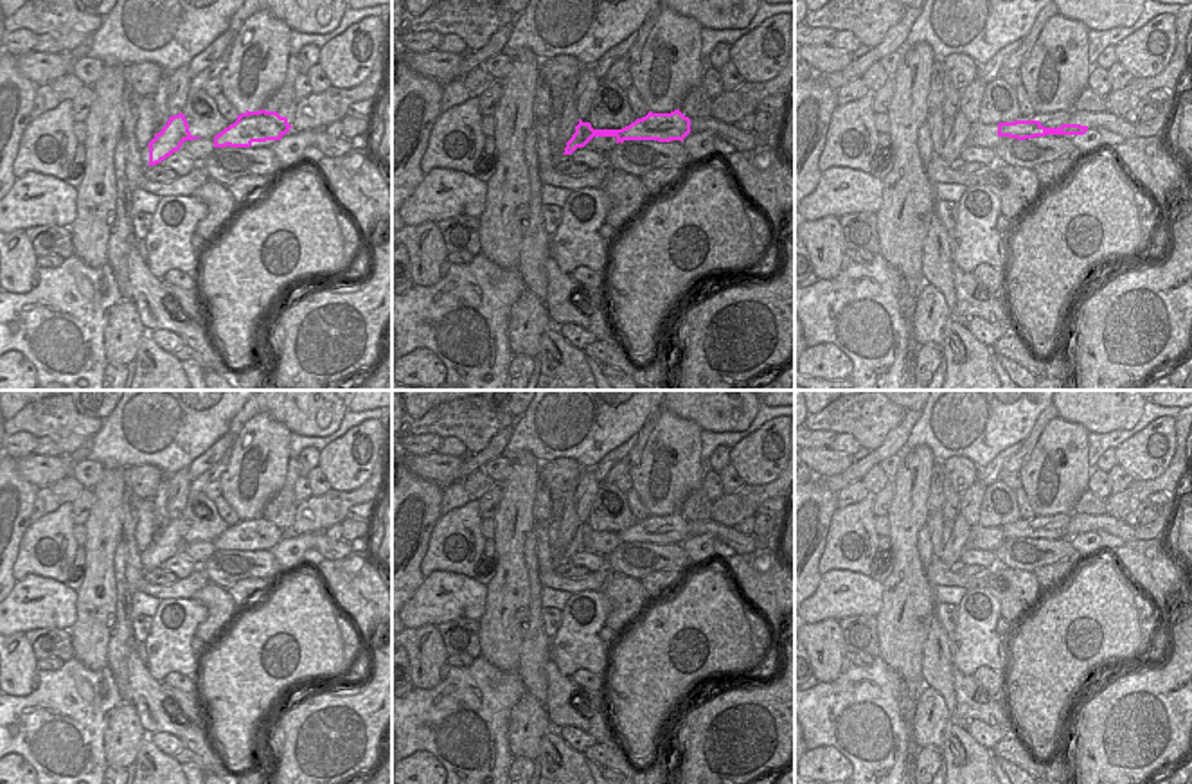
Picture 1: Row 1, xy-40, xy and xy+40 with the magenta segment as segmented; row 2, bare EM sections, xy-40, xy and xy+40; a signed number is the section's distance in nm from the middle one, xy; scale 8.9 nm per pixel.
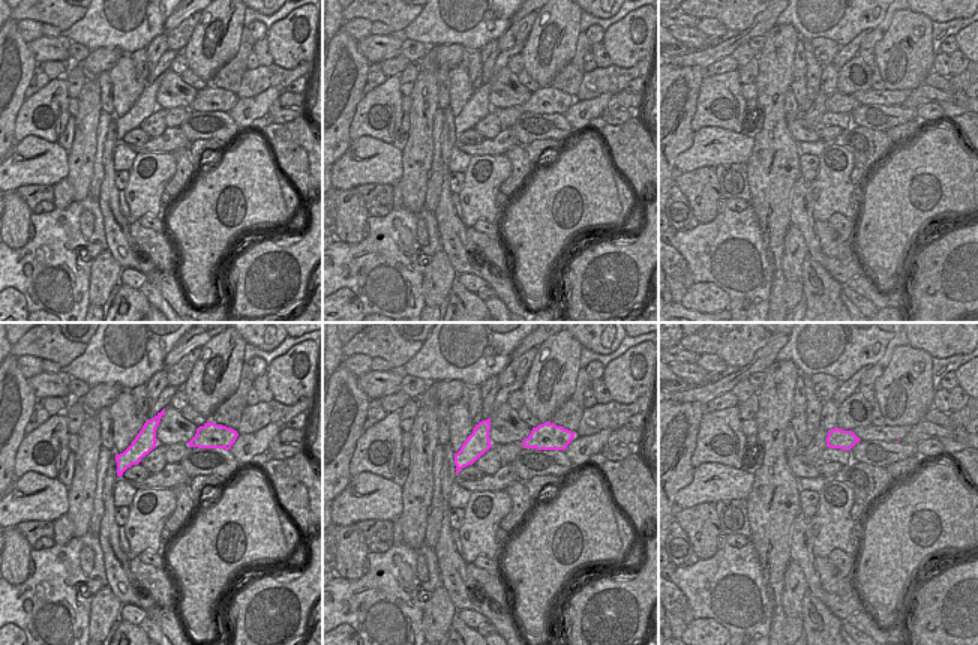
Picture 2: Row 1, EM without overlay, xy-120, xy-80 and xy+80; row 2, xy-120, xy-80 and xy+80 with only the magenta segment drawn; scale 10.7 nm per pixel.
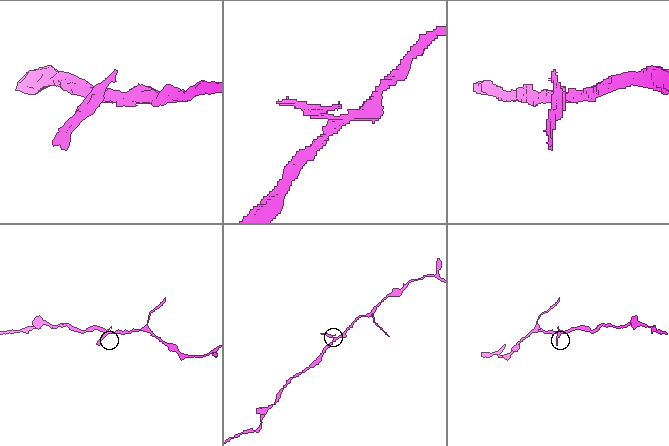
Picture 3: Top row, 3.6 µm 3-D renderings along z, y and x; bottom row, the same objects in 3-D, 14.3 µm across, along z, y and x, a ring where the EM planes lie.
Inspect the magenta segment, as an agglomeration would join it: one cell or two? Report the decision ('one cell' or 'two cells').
two cells

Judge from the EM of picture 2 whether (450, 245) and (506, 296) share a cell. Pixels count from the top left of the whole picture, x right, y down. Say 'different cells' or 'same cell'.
same cell

